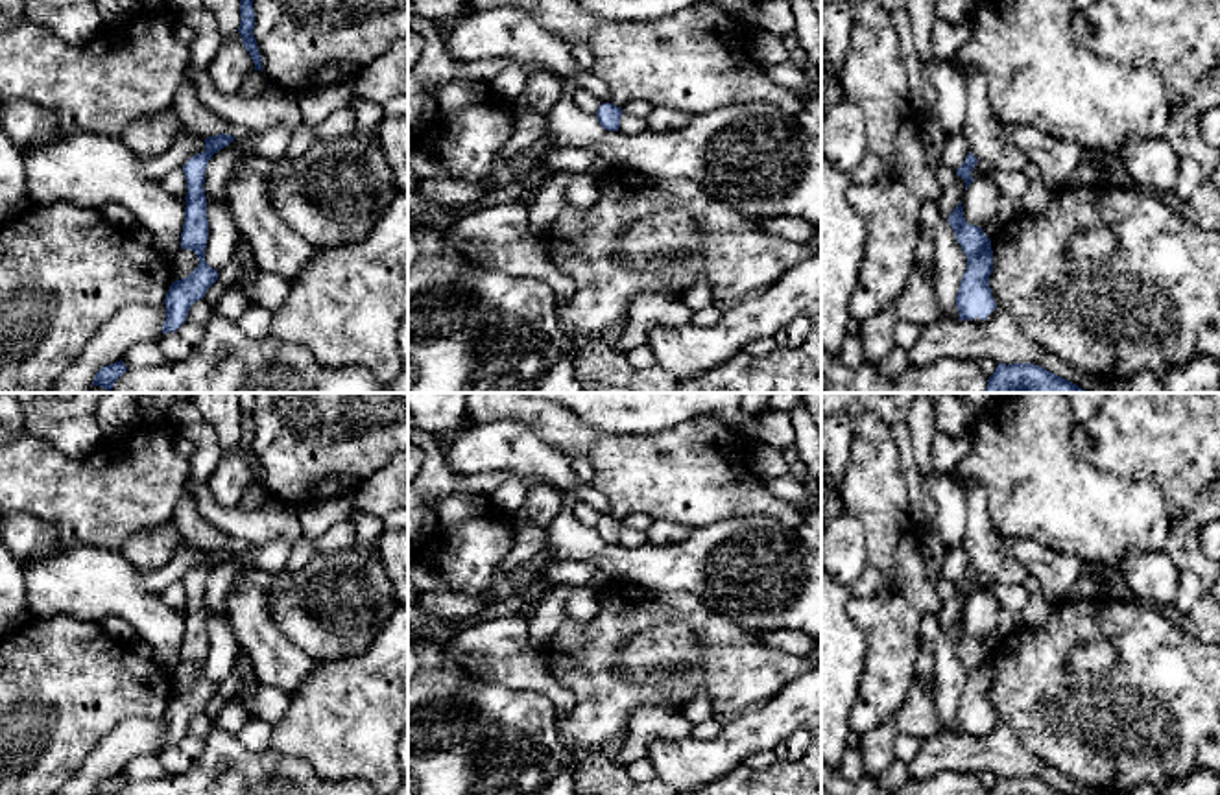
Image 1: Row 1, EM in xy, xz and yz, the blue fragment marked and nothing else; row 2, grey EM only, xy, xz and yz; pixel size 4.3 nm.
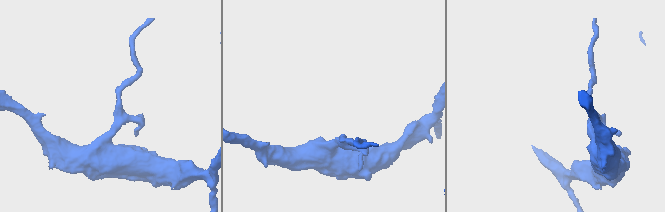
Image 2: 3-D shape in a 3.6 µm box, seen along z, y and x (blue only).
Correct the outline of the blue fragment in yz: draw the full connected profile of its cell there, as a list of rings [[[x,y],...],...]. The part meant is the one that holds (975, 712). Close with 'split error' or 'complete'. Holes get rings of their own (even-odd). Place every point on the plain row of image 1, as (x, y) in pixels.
[[[962,614],[947,635],[967,670],[967,682],[956,708],[958,734],[973,734],[975,730],[986,734],[997,721],[989,701],[989,688],[993,684],[991,653],[984,647],[982,640],[965,635]]]; complete

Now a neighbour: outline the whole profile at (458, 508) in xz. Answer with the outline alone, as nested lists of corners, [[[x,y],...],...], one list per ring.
[[[454,492],[443,498],[437,505],[439,524],[458,526],[467,522],[478,507],[485,507],[489,496],[478,492]]]

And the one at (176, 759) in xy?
[[[185,734],[175,745],[166,745],[159,751],[159,760],[168,775],[188,771],[203,754],[205,740]]]

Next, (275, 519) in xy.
[[[203,483],[196,489],[196,504],[210,524],[236,540],[264,544],[275,537],[286,537],[295,544],[305,537],[299,516],[281,502],[268,500],[264,507],[253,513],[240,505],[225,509],[214,500],[210,485]]]

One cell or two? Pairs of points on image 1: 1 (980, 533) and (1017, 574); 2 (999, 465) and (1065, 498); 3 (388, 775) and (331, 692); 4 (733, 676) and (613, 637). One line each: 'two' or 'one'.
1: one
2: one
3: one
4: one

